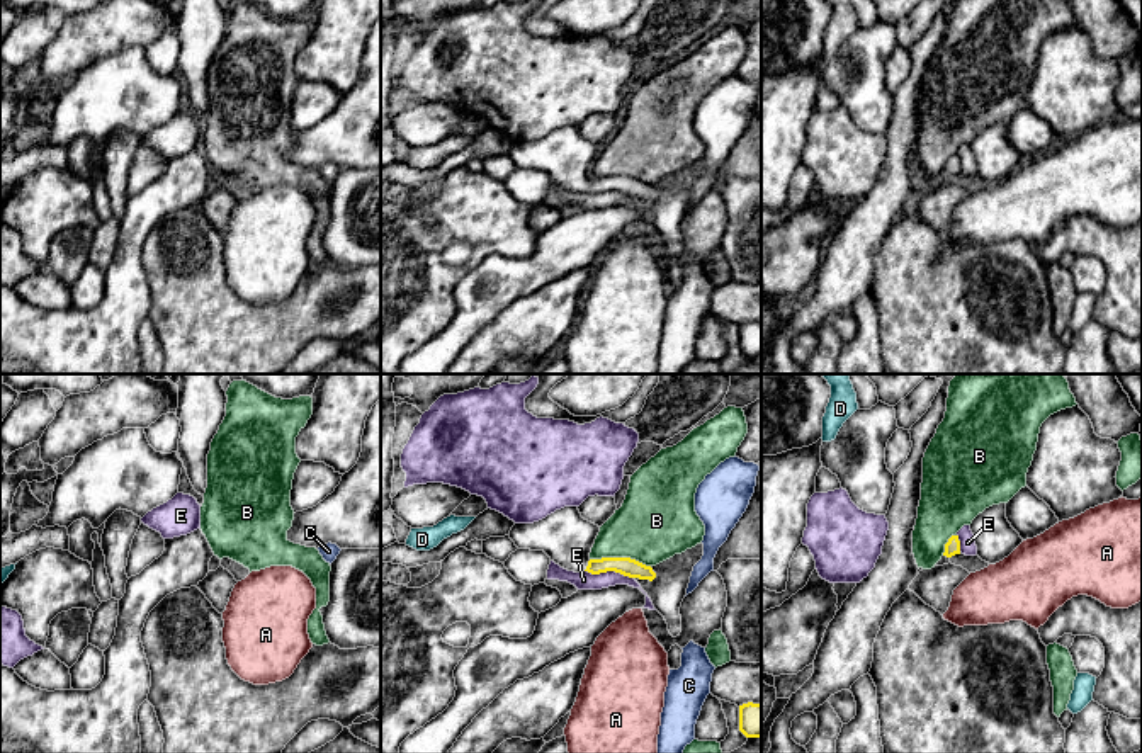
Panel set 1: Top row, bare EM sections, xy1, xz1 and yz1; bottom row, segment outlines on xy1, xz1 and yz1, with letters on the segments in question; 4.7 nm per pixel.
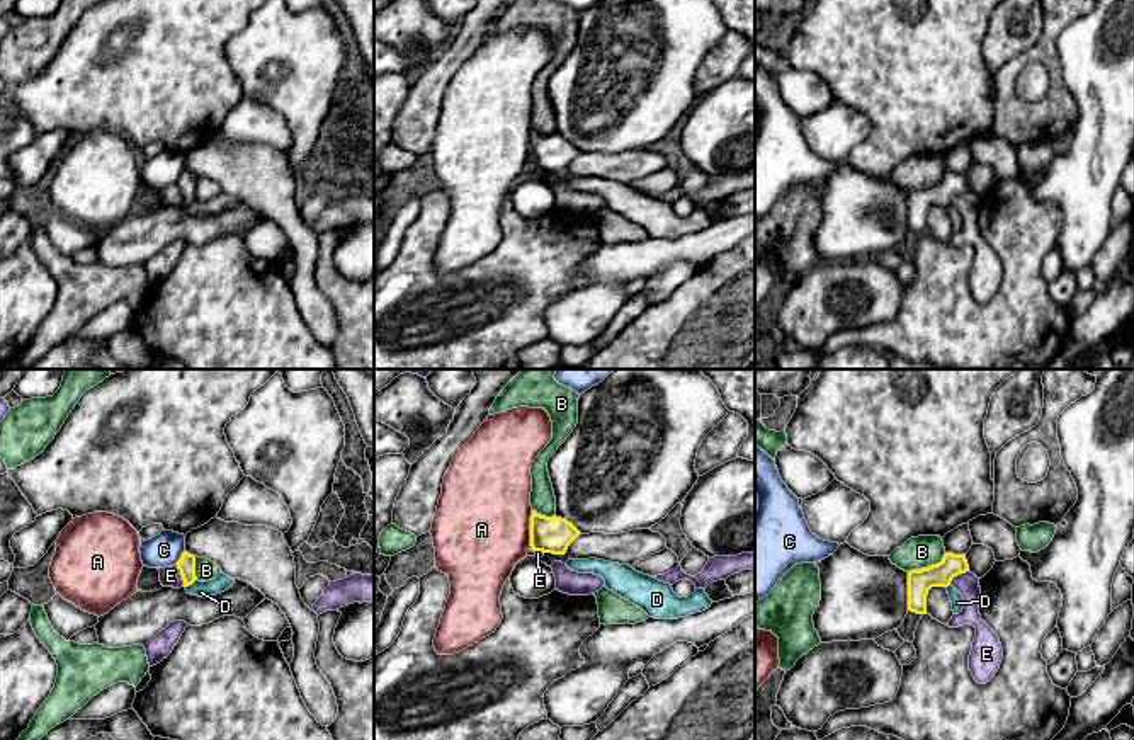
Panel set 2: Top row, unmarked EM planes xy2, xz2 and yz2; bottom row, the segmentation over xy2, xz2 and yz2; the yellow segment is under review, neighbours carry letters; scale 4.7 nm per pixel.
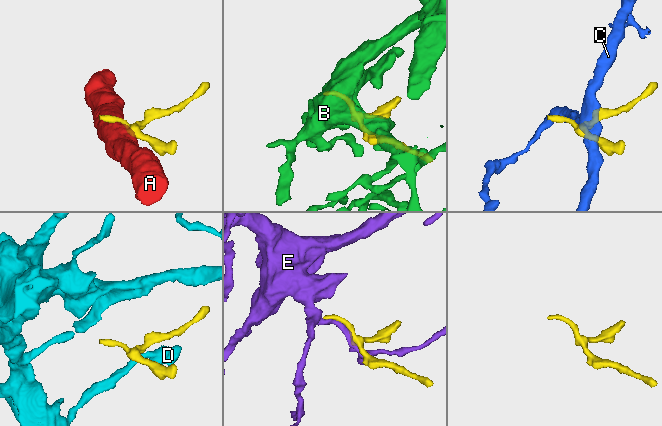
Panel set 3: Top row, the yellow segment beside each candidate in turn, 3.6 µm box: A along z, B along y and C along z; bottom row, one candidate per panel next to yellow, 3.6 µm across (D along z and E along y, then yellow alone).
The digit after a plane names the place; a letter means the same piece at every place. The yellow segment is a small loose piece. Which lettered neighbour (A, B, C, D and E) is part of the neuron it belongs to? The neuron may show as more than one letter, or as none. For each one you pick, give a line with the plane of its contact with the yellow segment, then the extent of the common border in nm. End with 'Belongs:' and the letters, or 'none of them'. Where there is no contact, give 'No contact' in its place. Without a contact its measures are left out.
Belongs: none of them

